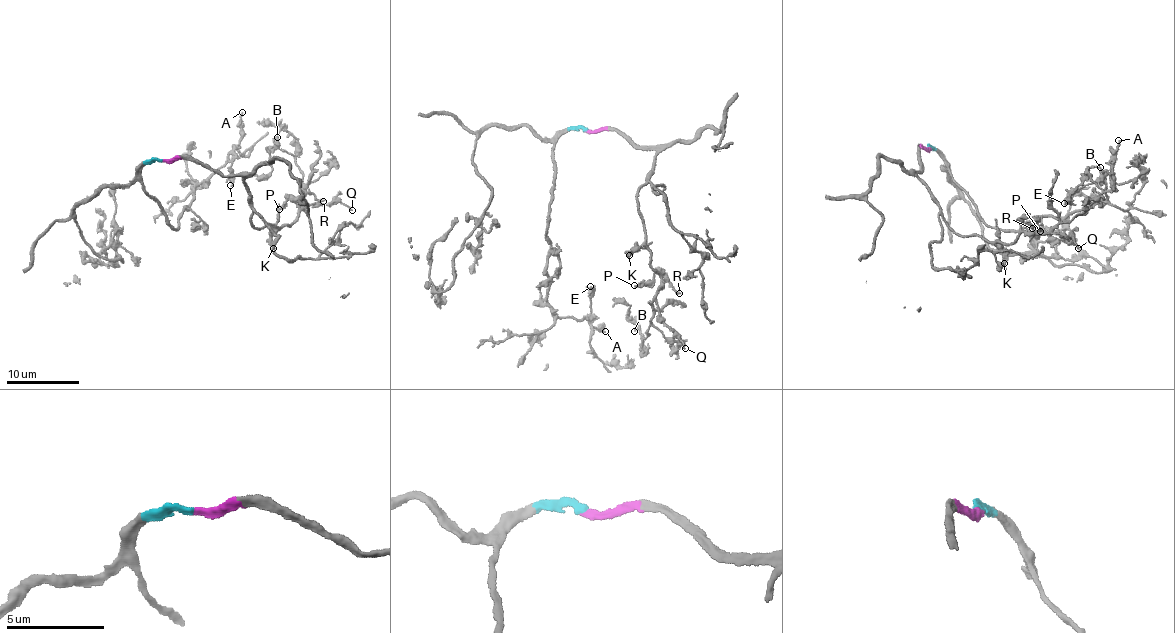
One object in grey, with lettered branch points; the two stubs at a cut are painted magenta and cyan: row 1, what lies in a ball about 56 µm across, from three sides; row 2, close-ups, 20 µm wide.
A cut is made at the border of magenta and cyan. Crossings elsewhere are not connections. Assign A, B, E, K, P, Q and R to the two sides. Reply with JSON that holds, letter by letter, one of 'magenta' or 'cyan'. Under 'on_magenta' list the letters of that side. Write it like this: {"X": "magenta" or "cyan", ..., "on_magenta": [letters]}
{"A": "cyan", "B": "magenta", "E": "cyan", "K": "magenta", "P": "magenta", "Q": "magenta", "R": "magenta", "on_magenta": ["B", "K", "P", "Q", "R"]}

